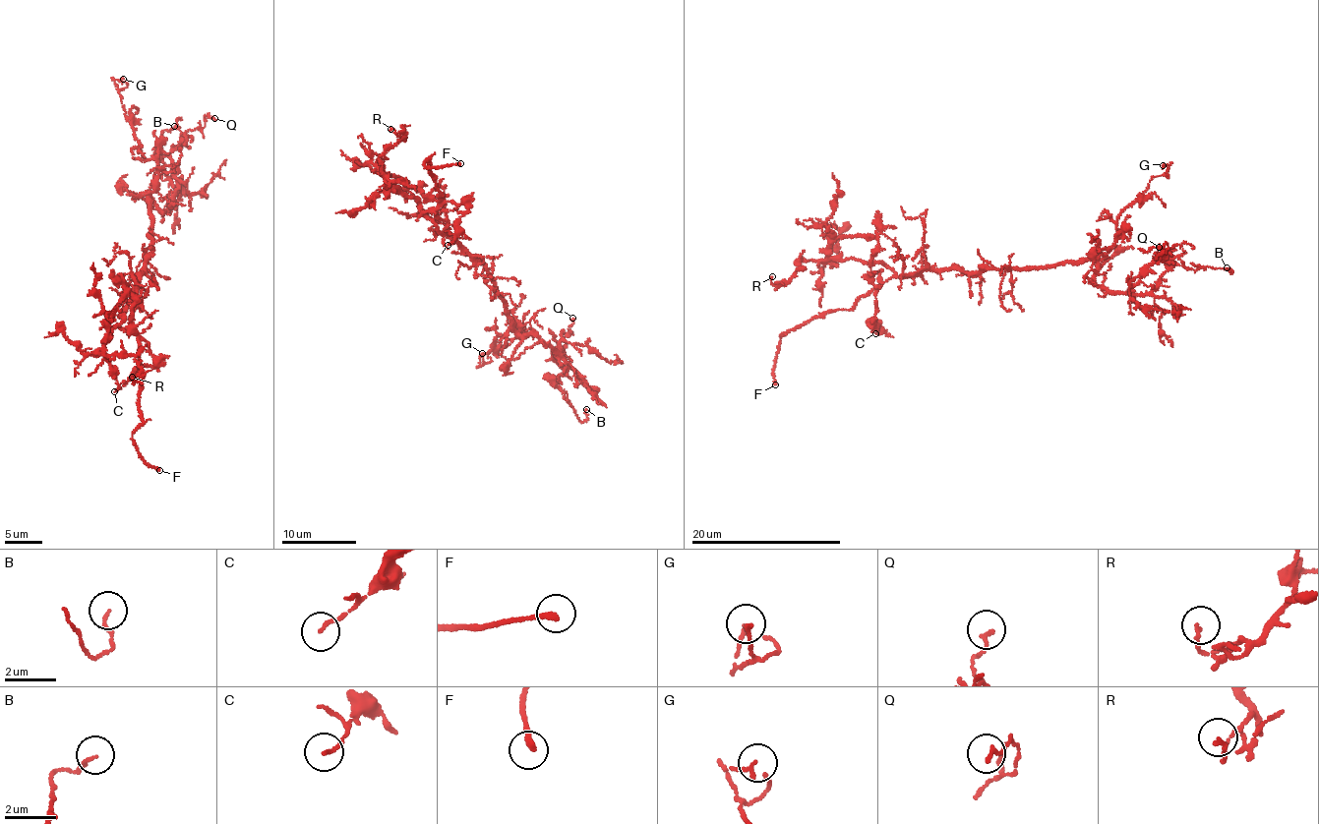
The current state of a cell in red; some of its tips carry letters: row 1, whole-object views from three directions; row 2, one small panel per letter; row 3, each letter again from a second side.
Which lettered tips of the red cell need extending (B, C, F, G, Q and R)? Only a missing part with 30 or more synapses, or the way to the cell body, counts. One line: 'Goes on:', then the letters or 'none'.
Goes on: F

